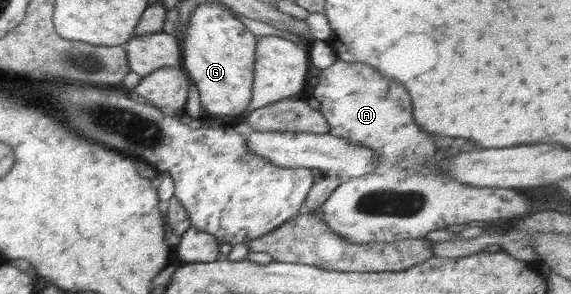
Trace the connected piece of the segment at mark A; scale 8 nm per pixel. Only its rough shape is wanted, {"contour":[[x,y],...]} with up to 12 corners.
{"contour":[[337,59],[313,97],[379,163],[315,212],[350,243],[532,213],[432,169],[406,89]]}

